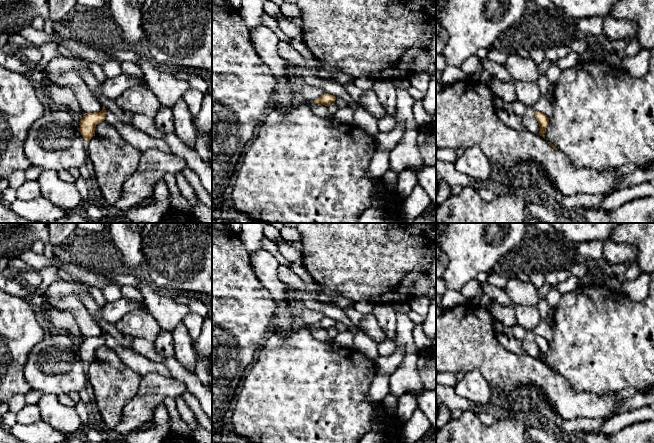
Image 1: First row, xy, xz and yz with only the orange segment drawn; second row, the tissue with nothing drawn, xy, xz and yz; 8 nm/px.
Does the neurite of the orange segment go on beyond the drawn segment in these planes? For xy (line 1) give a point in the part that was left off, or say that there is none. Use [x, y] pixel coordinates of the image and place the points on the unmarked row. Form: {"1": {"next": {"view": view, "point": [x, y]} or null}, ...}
{"1": {"next": null}}

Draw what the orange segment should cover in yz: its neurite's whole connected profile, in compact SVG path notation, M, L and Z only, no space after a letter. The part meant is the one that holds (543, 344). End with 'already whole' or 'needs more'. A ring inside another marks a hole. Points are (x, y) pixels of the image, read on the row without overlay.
M540 335L535 336L535 341L540 351L540 355L538 358L545 363L544 357L545 357L545 353L549 348L549 342L545 338L541 337Z; already whole

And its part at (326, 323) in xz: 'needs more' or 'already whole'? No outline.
already whole

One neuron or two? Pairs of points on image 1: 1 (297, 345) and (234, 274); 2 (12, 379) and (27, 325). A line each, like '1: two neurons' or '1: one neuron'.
1: two neurons
2: one neuron

